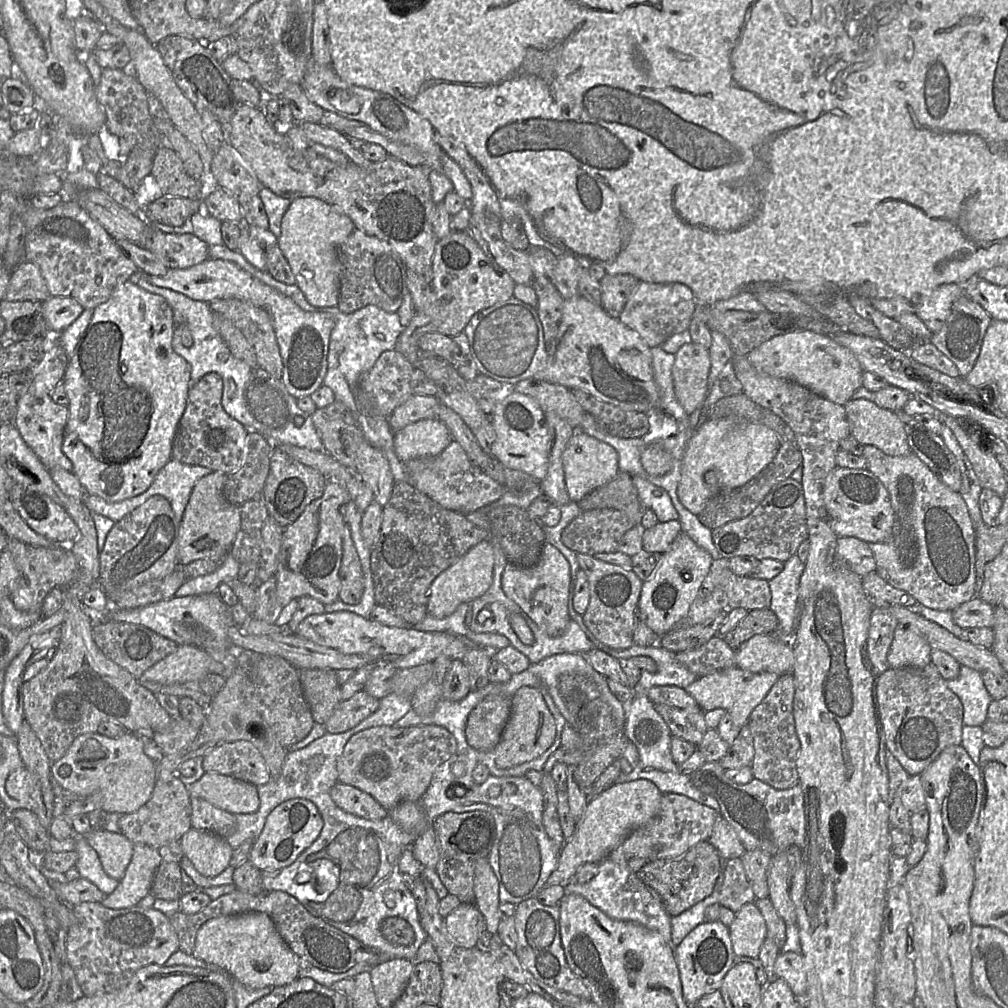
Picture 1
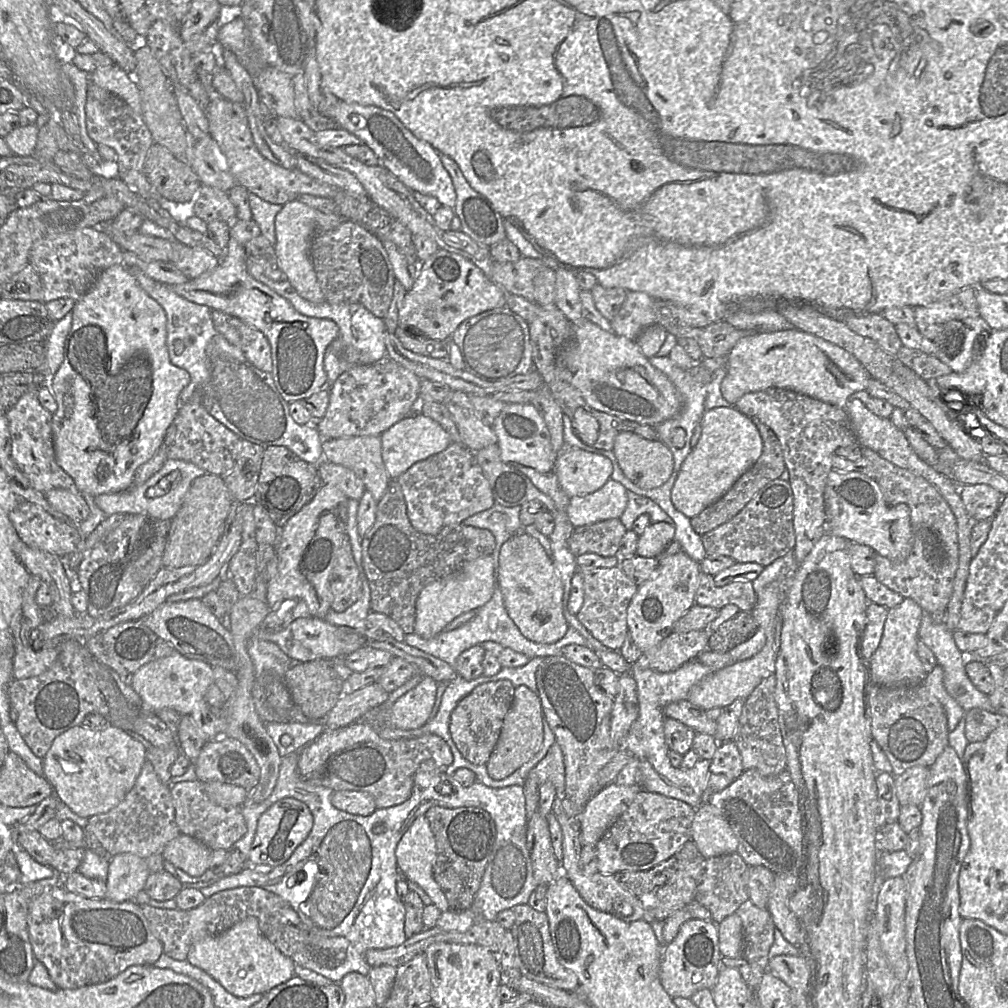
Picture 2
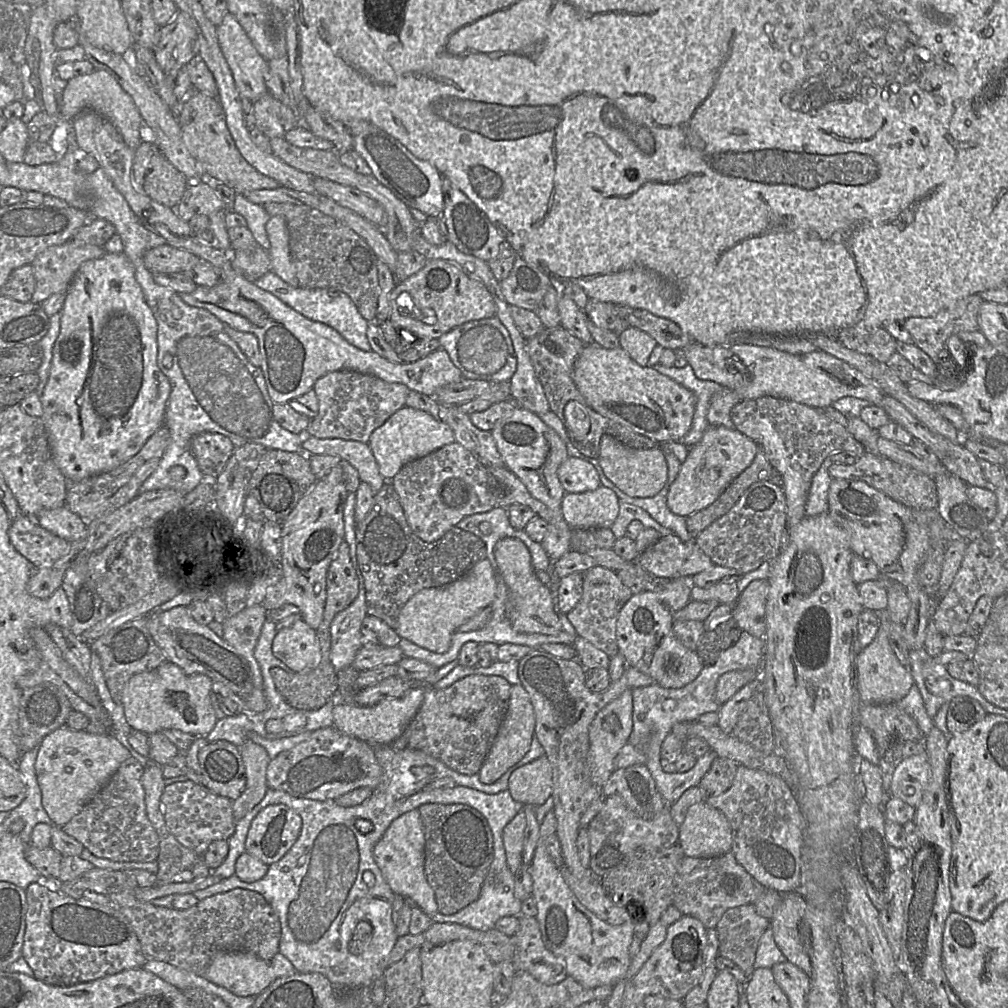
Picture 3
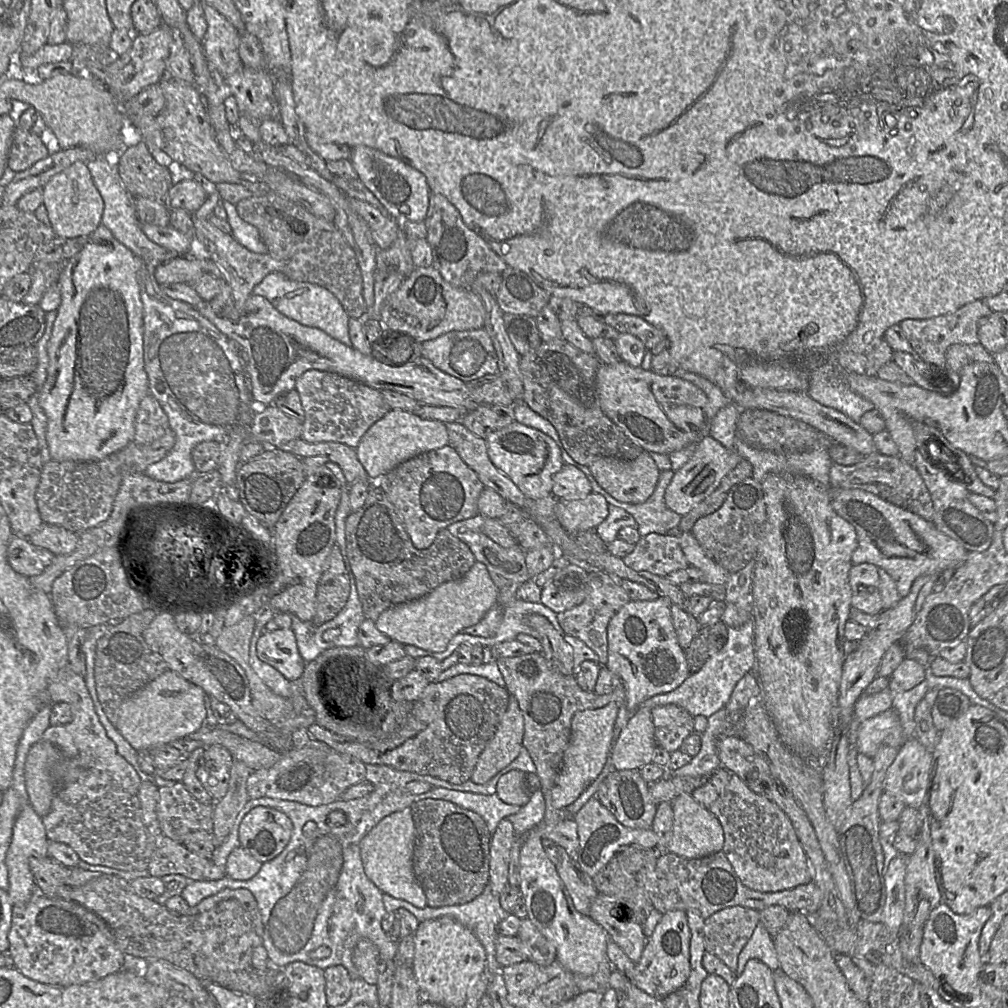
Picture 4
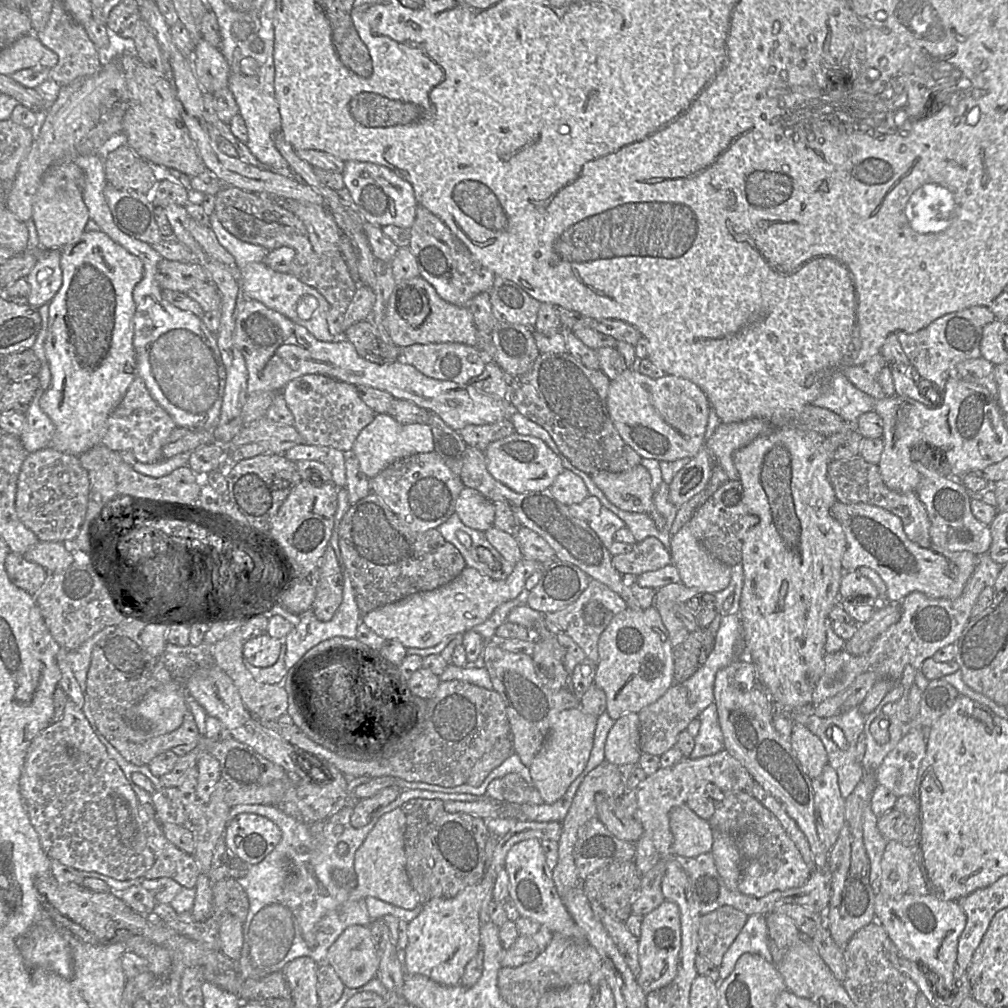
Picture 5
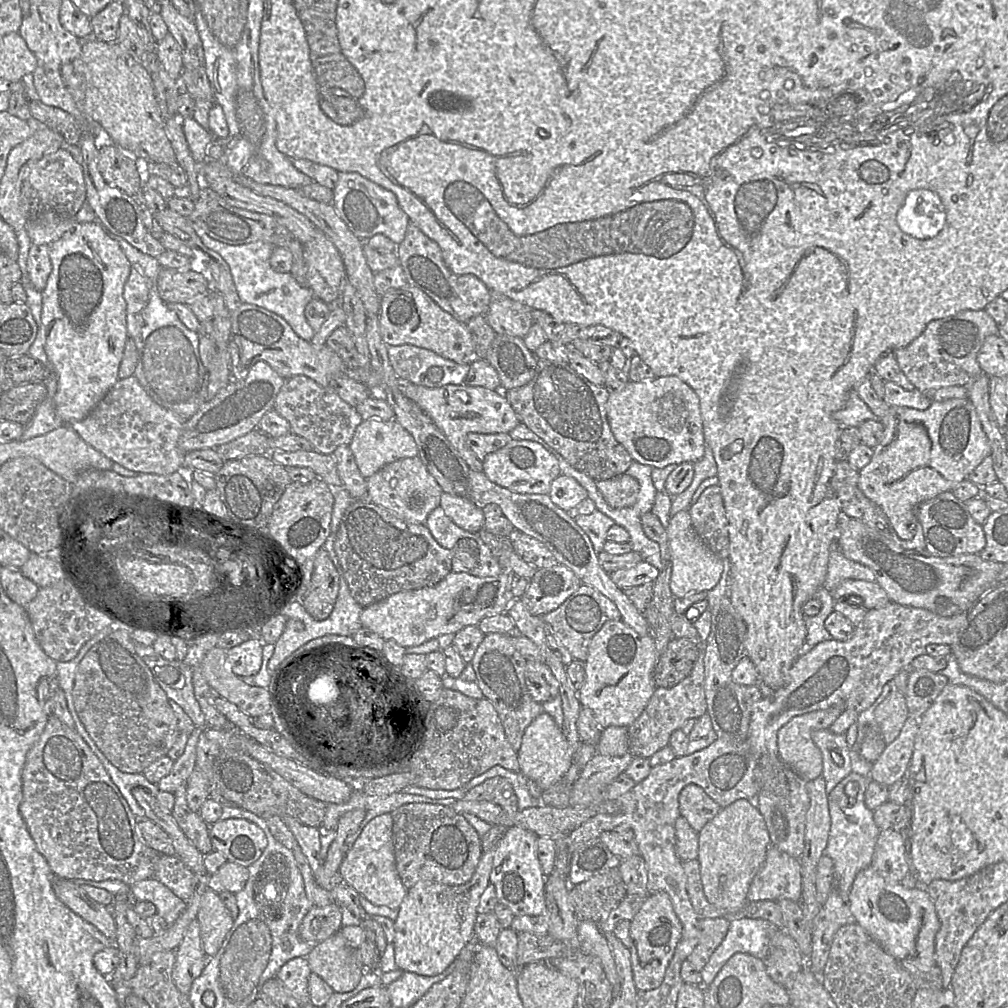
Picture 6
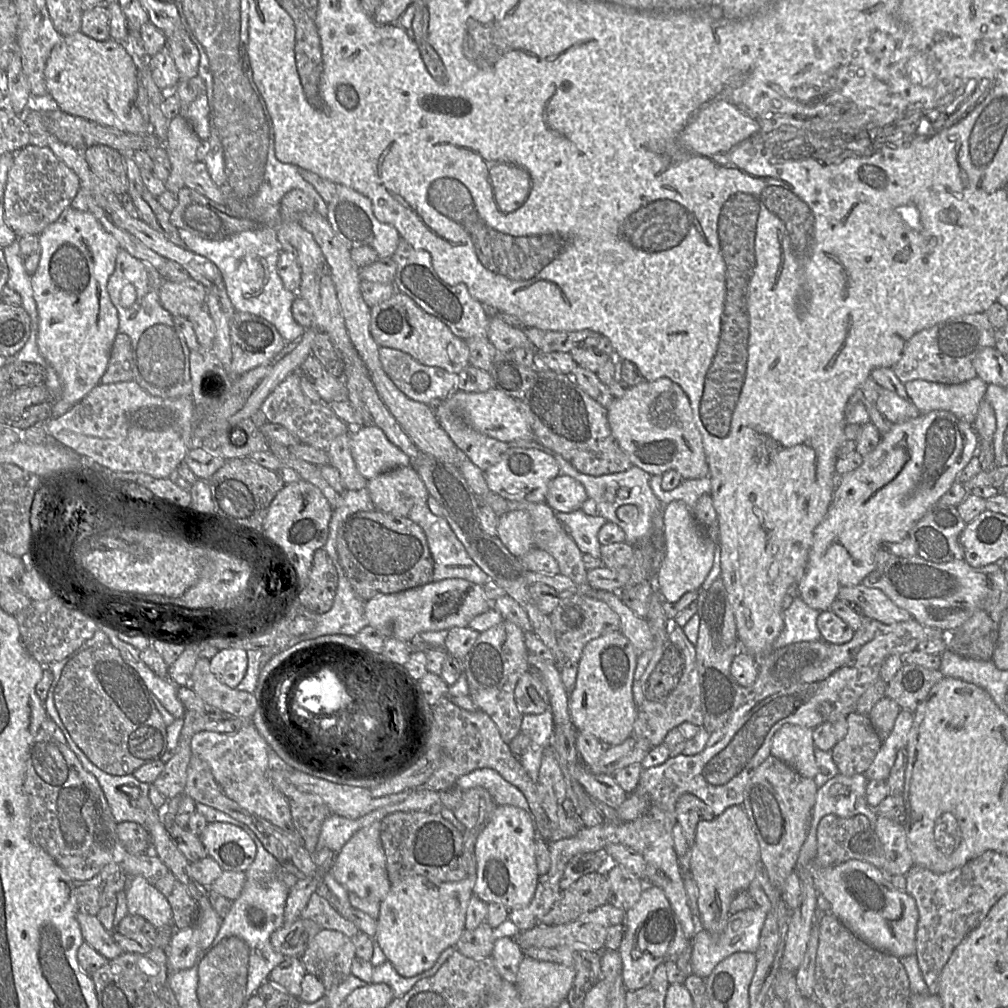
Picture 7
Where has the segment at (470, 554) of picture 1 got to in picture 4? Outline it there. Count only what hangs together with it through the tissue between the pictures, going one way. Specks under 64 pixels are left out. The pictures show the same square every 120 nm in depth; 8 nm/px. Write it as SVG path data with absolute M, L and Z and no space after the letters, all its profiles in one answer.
M476 561L460 579L445 582L418 599L383 611L375 621L375 626L391 641L426 651L442 652L456 634L477 624L497 603L497 598L498 589L486 566Z

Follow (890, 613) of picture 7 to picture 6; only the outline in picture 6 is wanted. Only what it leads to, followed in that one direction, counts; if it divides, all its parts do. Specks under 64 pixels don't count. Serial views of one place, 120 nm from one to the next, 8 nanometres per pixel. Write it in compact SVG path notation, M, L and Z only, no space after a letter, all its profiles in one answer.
M846 579L834 591L834 599L846 600L851 596L862 599L861 606L867 611L886 606L890 599L885 590L876 582Z

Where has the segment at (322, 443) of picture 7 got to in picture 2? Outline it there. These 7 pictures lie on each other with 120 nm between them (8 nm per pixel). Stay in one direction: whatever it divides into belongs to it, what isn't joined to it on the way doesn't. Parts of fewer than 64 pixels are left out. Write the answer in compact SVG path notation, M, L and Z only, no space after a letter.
M387 356L365 365L353 366L328 388L329 405L323 418L313 420L324 440L357 436L380 436L409 415L419 401L420 379Z

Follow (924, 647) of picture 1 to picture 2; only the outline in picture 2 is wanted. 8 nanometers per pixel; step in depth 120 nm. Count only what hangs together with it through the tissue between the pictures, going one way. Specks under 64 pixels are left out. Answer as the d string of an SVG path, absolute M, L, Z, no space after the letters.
M905 598L888 612L880 644L868 661L871 680L883 687L912 687L922 684L927 674L917 654L923 609L914 600Z

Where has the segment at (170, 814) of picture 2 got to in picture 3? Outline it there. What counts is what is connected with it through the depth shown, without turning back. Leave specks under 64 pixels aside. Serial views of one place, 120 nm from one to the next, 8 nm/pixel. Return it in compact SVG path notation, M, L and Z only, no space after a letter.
M133 757L126 759L100 792L63 825L62 830L99 858L116 862L155 861L159 855L159 837L146 814L145 793L141 782L144 770L145 766L137 759Z

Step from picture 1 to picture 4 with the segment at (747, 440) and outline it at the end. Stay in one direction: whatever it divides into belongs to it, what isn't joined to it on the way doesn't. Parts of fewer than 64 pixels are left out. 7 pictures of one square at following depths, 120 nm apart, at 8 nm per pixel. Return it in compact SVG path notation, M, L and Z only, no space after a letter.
M709 435L701 438L697 444L694 455L675 472L665 492L666 506L680 516L686 515L695 505L711 495L721 480L743 460L735 449L724 447Z

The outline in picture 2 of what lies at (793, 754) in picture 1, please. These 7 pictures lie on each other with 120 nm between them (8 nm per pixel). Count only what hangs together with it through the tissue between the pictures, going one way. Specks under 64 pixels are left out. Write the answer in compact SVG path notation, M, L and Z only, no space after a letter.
M776 678L763 679L745 700L735 736L732 740L742 757L744 770L753 769L767 777L778 776L786 770L787 756L778 722L778 708L774 699Z

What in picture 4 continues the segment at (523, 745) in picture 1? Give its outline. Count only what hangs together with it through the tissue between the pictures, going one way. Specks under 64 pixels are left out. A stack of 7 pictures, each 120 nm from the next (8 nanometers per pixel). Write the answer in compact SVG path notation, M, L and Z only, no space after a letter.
M510 695L499 728L479 756L471 781L484 785L510 765L523 747L524 718L516 698Z

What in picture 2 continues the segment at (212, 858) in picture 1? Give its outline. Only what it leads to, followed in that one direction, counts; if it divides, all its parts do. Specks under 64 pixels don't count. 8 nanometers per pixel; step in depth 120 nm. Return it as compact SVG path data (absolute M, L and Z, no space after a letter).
M180 834L162 850L164 860L191 876L200 876L210 867L212 850L197 839Z

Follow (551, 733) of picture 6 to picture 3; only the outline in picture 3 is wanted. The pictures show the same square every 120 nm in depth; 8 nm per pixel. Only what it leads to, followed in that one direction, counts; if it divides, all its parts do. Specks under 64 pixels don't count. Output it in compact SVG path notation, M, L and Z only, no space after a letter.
M633 689L625 690L618 698L607 704L595 716L589 726L589 751L586 767L590 780L603 787L615 770L615 757L628 742L633 729Z

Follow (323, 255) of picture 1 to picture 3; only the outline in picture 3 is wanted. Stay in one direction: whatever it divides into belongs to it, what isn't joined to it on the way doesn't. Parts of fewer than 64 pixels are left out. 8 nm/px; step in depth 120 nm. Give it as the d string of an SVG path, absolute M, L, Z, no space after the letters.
M271 216L266 223L266 232L270 242L268 253L271 270L282 280L294 287L300 287L290 252L290 235L283 216Z

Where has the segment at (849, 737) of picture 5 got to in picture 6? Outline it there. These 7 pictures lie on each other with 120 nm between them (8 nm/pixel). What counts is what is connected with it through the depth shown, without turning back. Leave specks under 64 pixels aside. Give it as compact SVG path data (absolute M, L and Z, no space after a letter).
M829 728L816 730L812 740L822 754L823 769L821 776L825 779L826 792L852 772L850 747L845 734L834 734Z

